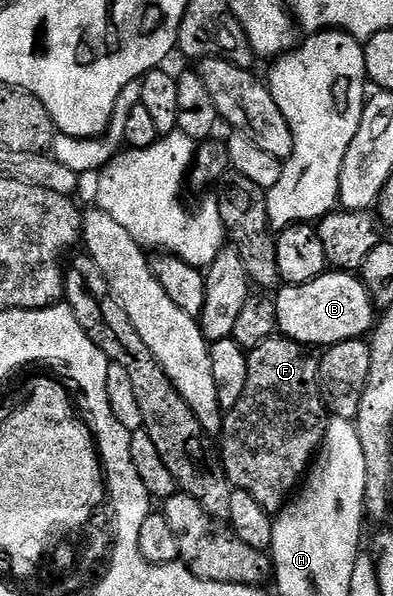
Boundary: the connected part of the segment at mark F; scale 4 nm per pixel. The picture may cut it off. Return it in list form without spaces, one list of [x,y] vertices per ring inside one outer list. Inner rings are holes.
[[[284,337],[263,341],[263,345],[248,352],[248,357],[247,385],[243,389],[243,397],[239,397],[239,405],[235,405],[235,409],[223,415],[219,454],[221,464],[225,466],[225,475],[234,488],[255,497],[264,511],[276,513],[298,490],[325,436],[327,412],[317,384],[321,361],[314,348]]]

